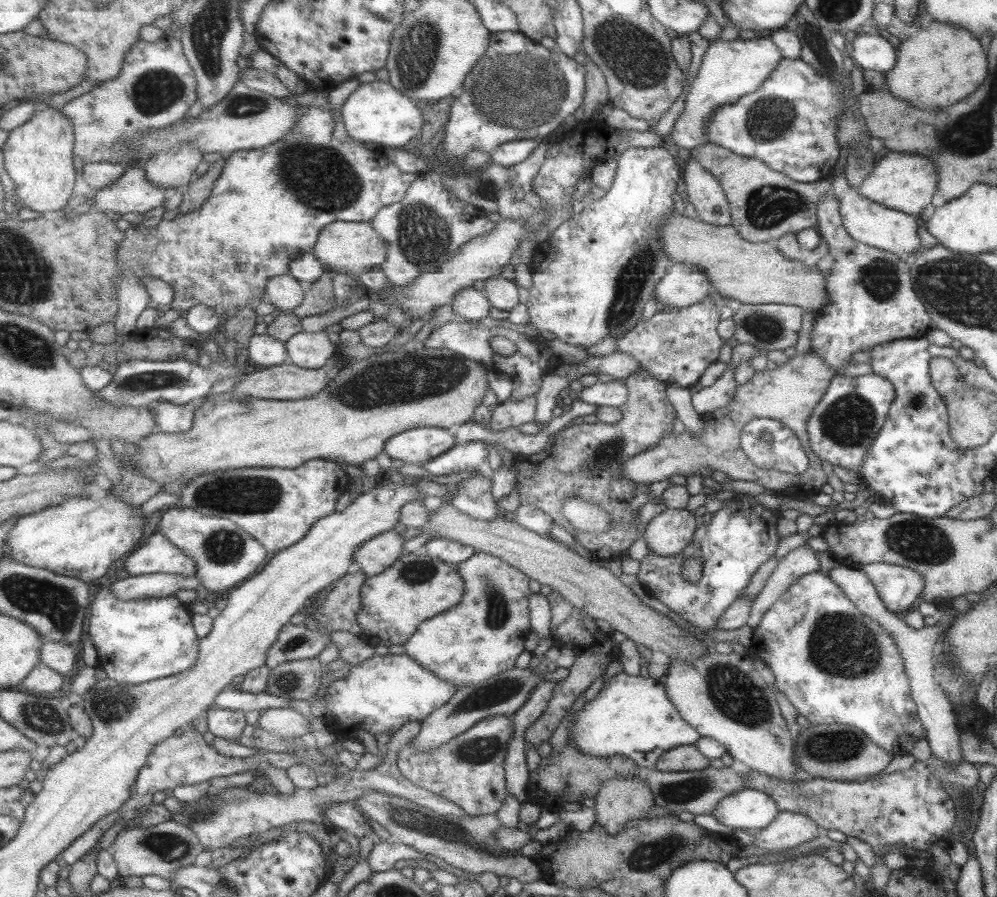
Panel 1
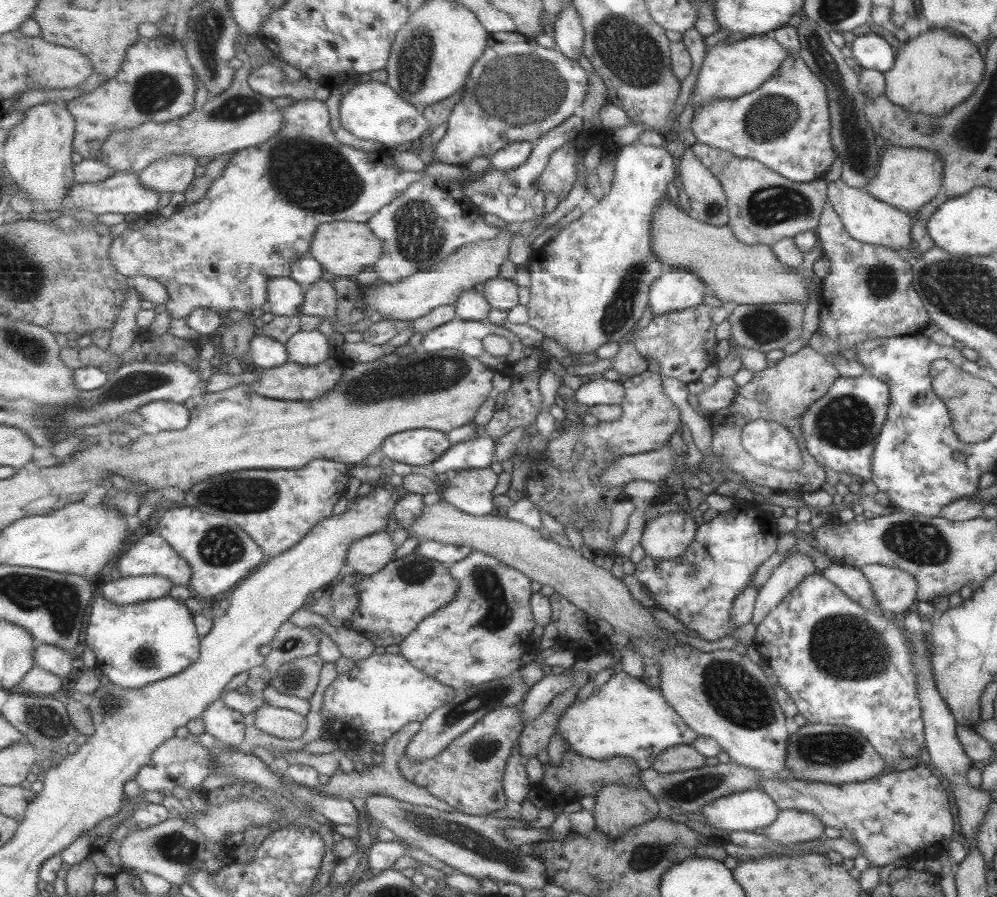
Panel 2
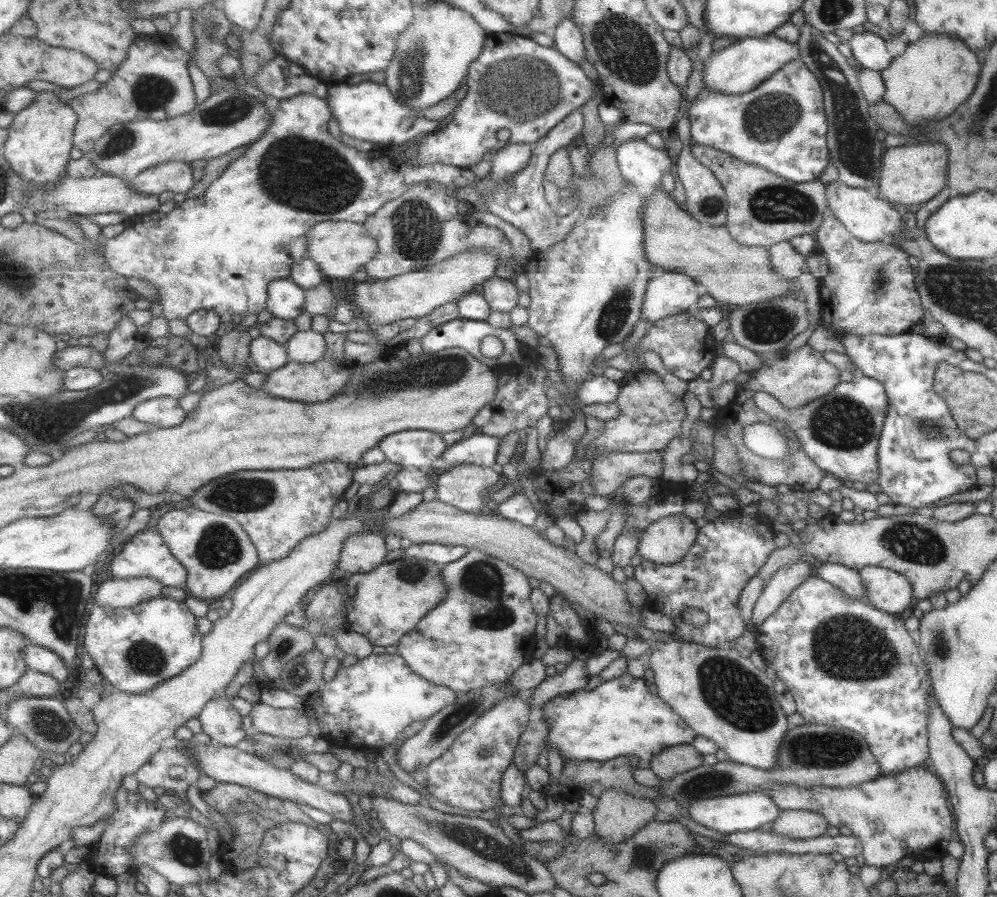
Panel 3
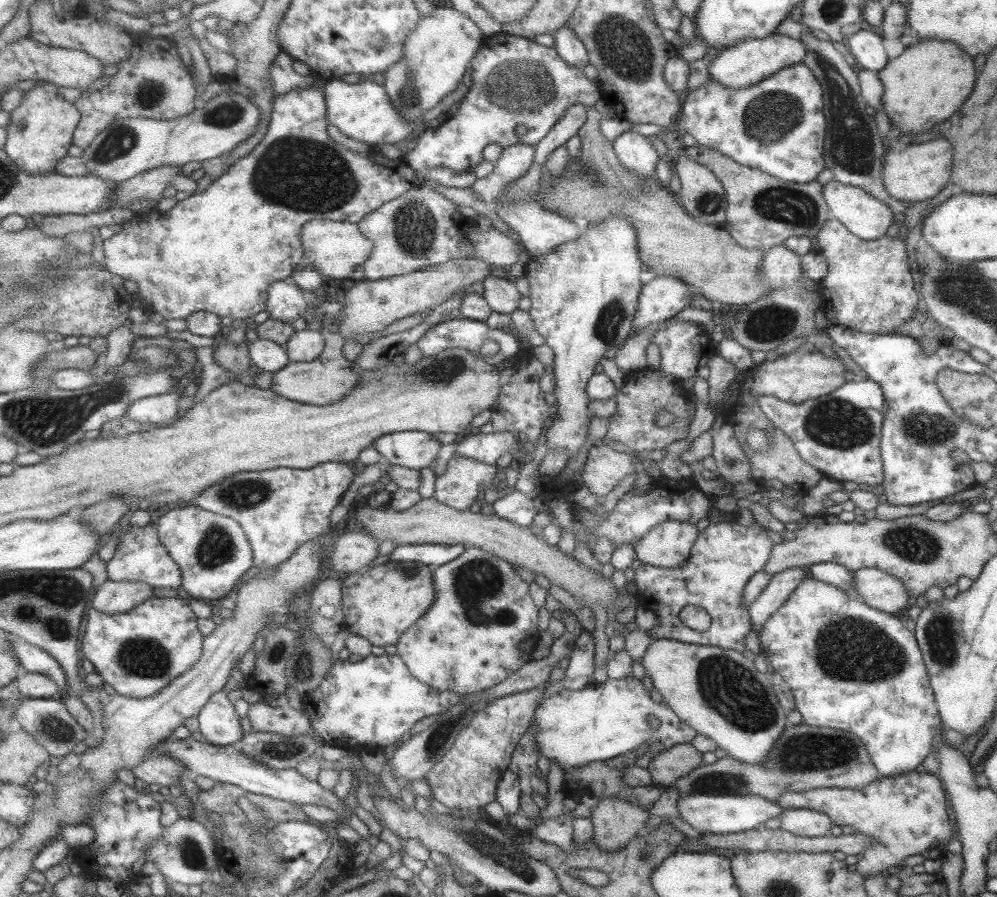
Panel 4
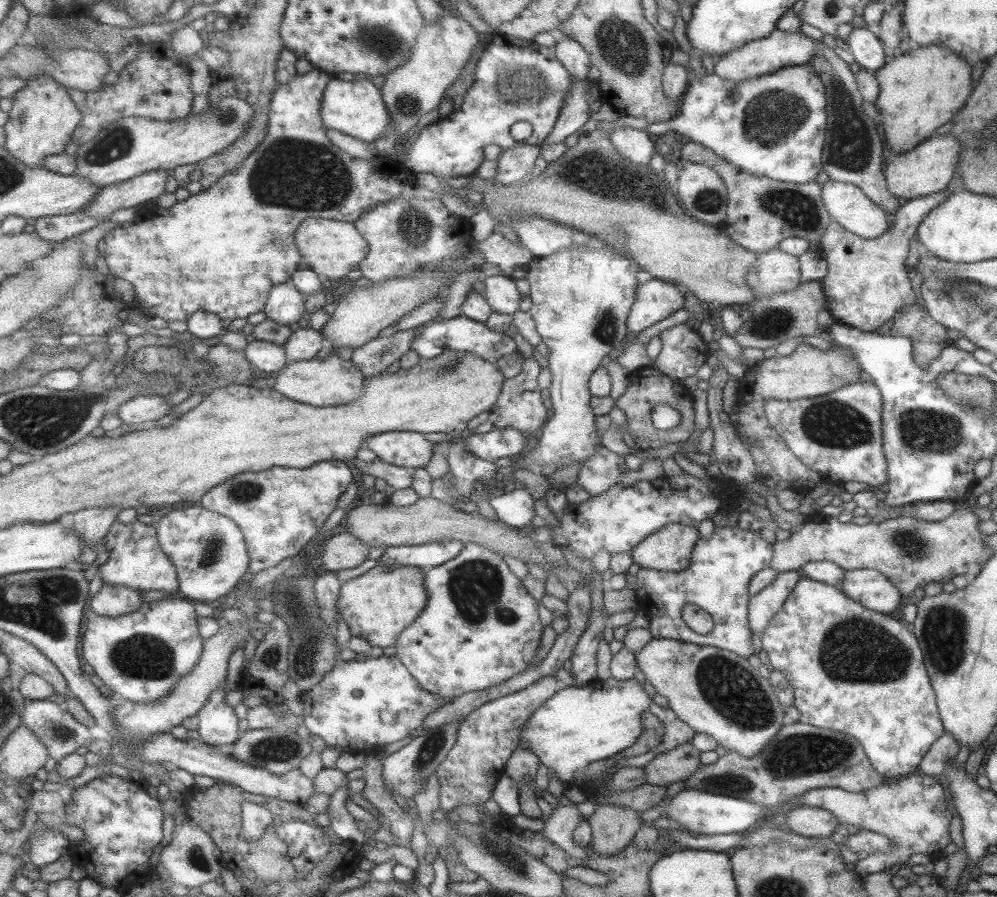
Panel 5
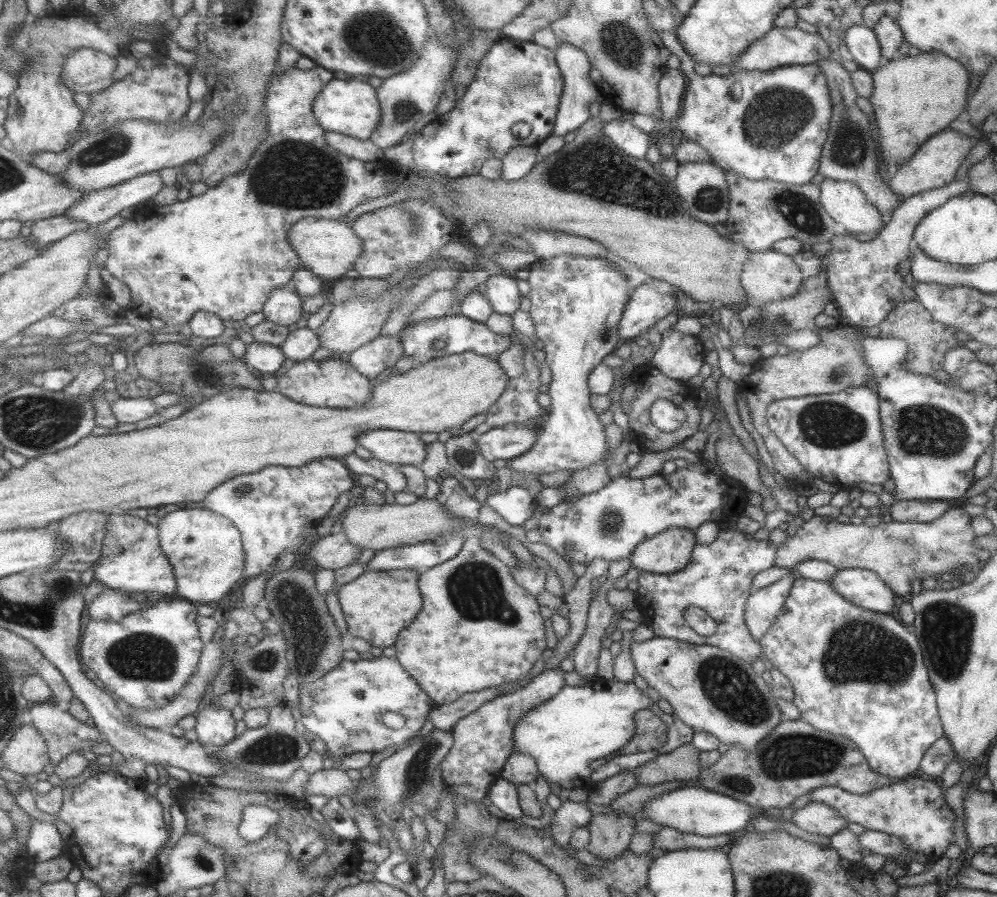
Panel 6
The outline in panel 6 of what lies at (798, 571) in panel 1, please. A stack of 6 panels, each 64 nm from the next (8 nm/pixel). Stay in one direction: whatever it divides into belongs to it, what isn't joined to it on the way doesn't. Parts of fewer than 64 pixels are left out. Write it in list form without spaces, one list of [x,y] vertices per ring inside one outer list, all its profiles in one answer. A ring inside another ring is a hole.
[[[794,571],[789,572],[773,584],[752,592],[747,598],[743,620],[755,642],[773,624],[797,577]]]

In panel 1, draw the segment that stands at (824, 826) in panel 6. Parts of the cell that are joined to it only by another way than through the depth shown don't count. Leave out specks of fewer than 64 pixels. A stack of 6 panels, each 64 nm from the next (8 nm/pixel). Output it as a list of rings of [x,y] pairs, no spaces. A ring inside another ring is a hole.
[[[779,811],[765,828],[754,835],[753,845],[774,853],[813,840],[818,834],[819,825],[808,816]]]

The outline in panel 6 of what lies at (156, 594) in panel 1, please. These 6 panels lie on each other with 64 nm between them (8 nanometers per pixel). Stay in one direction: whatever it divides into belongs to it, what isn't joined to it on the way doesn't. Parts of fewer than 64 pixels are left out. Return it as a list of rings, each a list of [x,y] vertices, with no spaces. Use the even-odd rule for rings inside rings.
[[[105,588],[89,605],[88,612],[93,620],[121,622],[128,614],[143,609],[141,602],[135,602],[125,591]]]

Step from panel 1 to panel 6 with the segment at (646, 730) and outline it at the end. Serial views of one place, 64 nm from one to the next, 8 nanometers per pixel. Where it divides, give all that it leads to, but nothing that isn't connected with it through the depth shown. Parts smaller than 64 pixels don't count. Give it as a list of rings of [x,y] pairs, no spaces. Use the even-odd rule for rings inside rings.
[[[615,678],[603,679],[597,688],[599,690],[588,685],[567,685],[557,696],[527,711],[527,714],[518,720],[514,730],[514,750],[534,756],[540,776],[545,776],[547,782],[573,790],[591,781],[587,774],[587,762],[593,762],[593,758],[614,753],[633,736],[633,713],[637,710],[649,709],[666,724],[665,744],[653,750],[633,754],[615,754],[601,765],[597,772],[591,771],[594,779],[599,782],[626,770],[638,768],[654,756],[671,752],[692,739],[694,730],[691,727],[683,724],[677,716],[663,713],[657,707],[657,703],[651,701],[646,693],[641,692],[633,681],[619,682]]]

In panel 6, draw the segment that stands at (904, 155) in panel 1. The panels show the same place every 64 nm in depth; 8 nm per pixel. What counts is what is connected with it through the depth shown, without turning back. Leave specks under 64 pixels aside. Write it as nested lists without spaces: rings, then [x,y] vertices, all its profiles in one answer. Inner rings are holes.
[[[953,129],[940,130],[925,140],[907,162],[896,167],[895,176],[887,179],[888,187],[893,194],[904,199],[919,192],[947,186],[953,181],[957,168],[968,156],[970,148],[977,140]]]

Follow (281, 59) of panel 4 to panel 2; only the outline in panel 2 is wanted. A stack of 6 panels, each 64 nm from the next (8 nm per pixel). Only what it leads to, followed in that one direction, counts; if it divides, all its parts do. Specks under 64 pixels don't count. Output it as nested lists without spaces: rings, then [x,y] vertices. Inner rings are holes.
[[[265,64],[247,76],[251,89],[272,98],[289,98],[299,101],[303,98],[315,98],[326,101],[331,90],[305,77],[299,82],[287,80],[283,68],[275,64]]]

